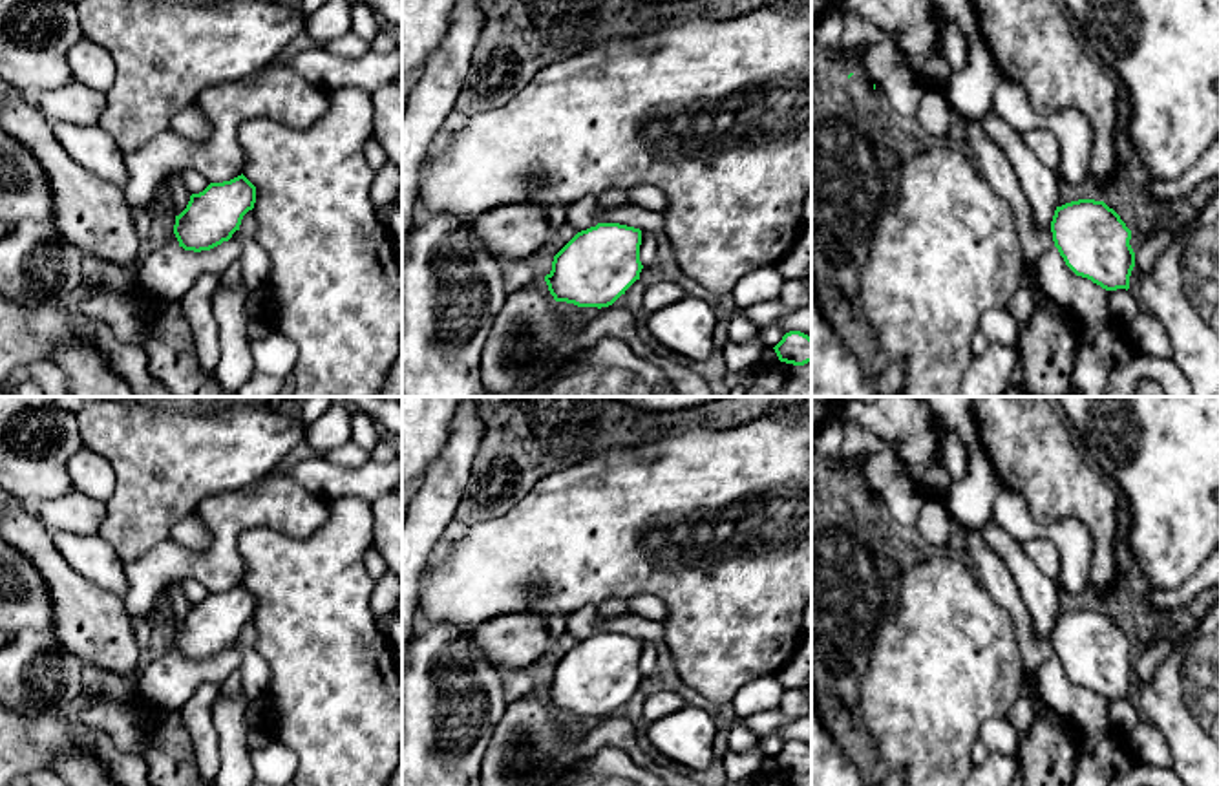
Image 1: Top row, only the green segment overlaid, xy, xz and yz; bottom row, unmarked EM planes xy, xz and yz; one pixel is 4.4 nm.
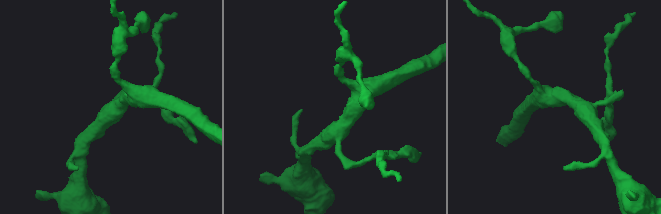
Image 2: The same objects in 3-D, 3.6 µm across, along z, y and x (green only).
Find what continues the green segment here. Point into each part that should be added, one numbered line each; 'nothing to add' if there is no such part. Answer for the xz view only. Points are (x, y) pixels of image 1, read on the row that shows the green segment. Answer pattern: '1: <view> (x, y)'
nothing to add

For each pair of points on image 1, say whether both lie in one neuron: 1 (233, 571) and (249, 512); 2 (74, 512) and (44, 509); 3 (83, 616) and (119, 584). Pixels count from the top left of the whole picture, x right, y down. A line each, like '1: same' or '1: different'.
1: same
2: same
3: different

